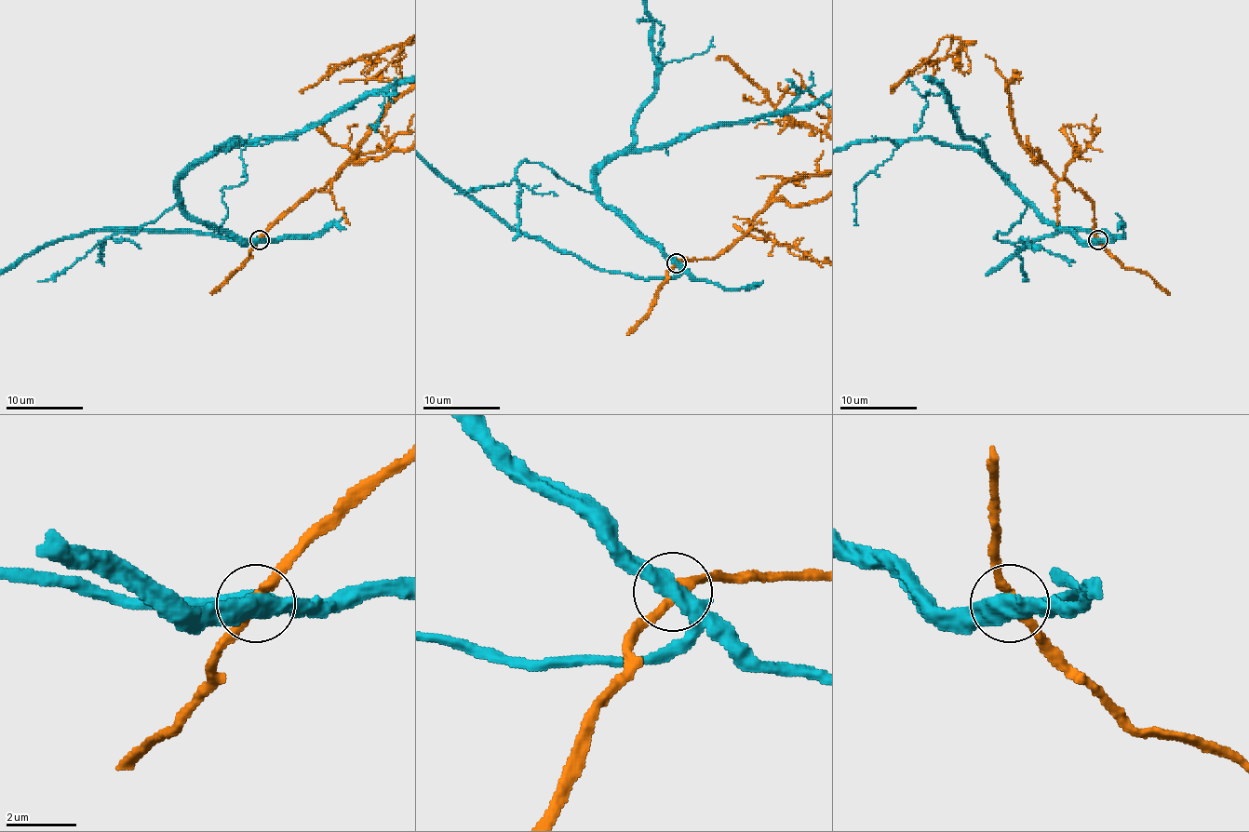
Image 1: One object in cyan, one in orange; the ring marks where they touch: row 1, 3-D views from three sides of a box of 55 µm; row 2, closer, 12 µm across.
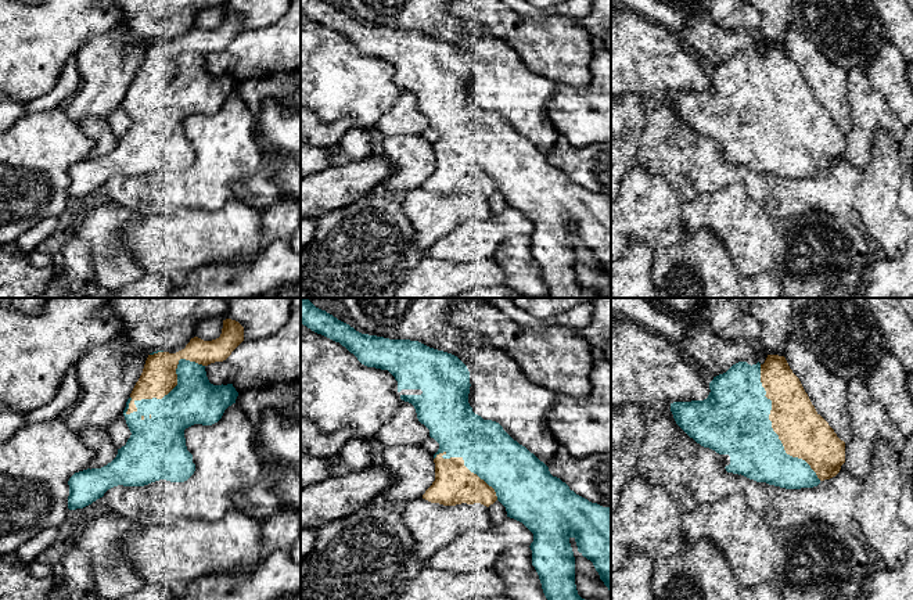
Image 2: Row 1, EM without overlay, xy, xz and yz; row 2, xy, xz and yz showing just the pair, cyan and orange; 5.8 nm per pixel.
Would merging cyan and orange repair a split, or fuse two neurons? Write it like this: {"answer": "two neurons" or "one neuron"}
{"answer": "two neurons"}

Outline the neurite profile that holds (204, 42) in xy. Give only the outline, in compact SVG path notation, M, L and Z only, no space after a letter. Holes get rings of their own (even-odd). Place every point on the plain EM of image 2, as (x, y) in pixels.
M231 8L223 10L219 28L204 30L198 26L190 29L184 39L169 43L158 42L148 44L143 62L136 72L126 104L137 101L136 90L162 89L177 75L176 58L180 48L208 55L226 50L231 42L244 30L244 17Z

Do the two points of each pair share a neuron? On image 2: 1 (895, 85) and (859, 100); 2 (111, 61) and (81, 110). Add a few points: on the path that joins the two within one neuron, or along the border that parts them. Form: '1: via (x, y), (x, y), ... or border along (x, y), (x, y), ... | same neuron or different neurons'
1: border along (865, 69), (870, 85), (898, 118) | different neurons
2: via (105, 74), (104, 86), (93, 97) | same neuron

